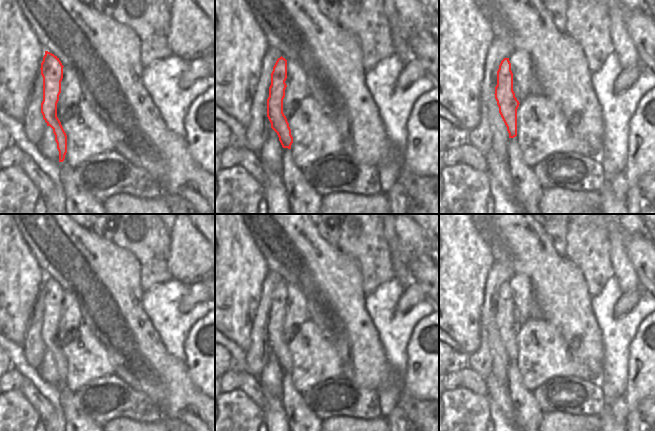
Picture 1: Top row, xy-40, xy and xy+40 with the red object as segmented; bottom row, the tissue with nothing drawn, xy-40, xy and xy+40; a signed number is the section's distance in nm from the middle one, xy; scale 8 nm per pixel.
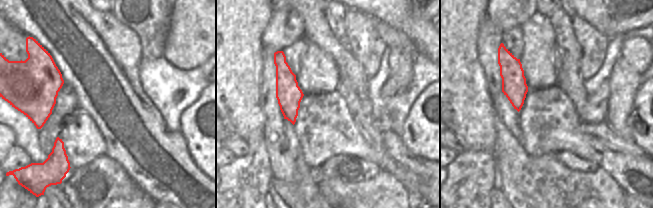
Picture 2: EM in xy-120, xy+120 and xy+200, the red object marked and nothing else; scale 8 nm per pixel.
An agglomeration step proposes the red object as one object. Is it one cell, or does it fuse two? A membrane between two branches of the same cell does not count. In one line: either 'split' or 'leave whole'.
leave whole

